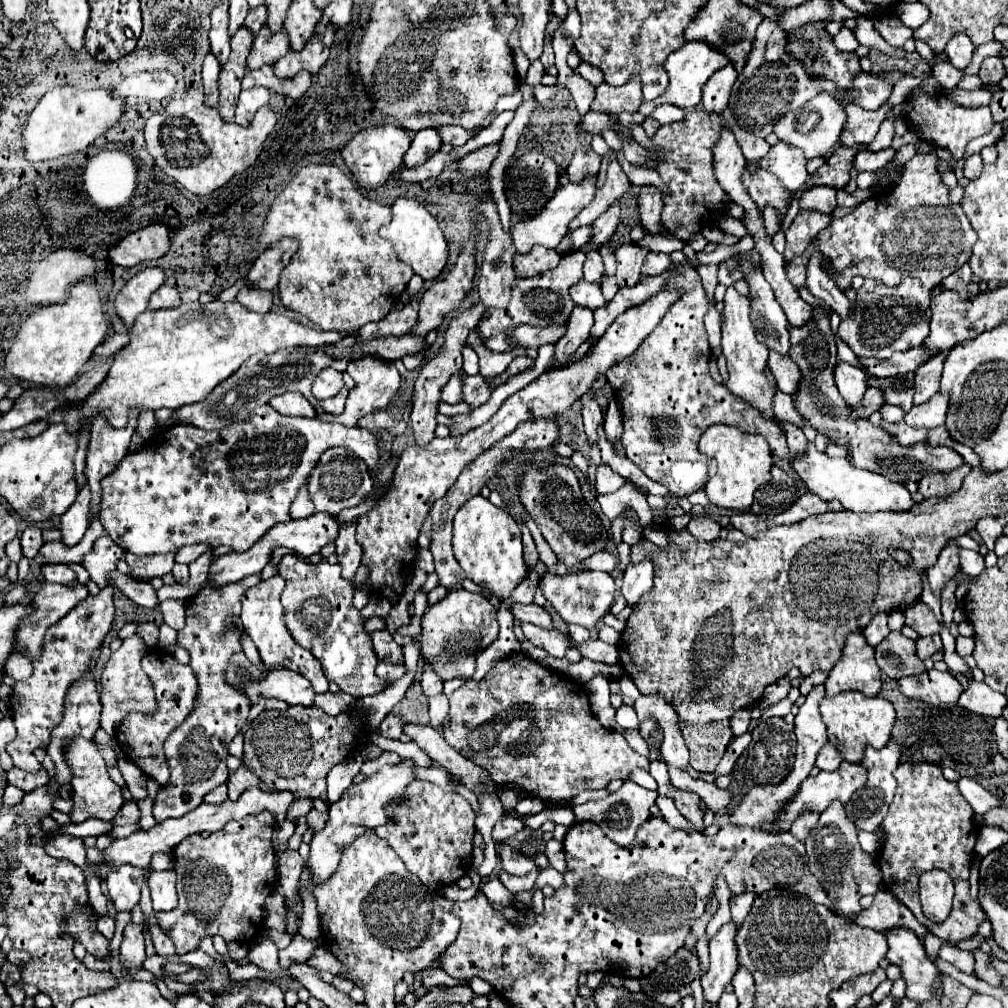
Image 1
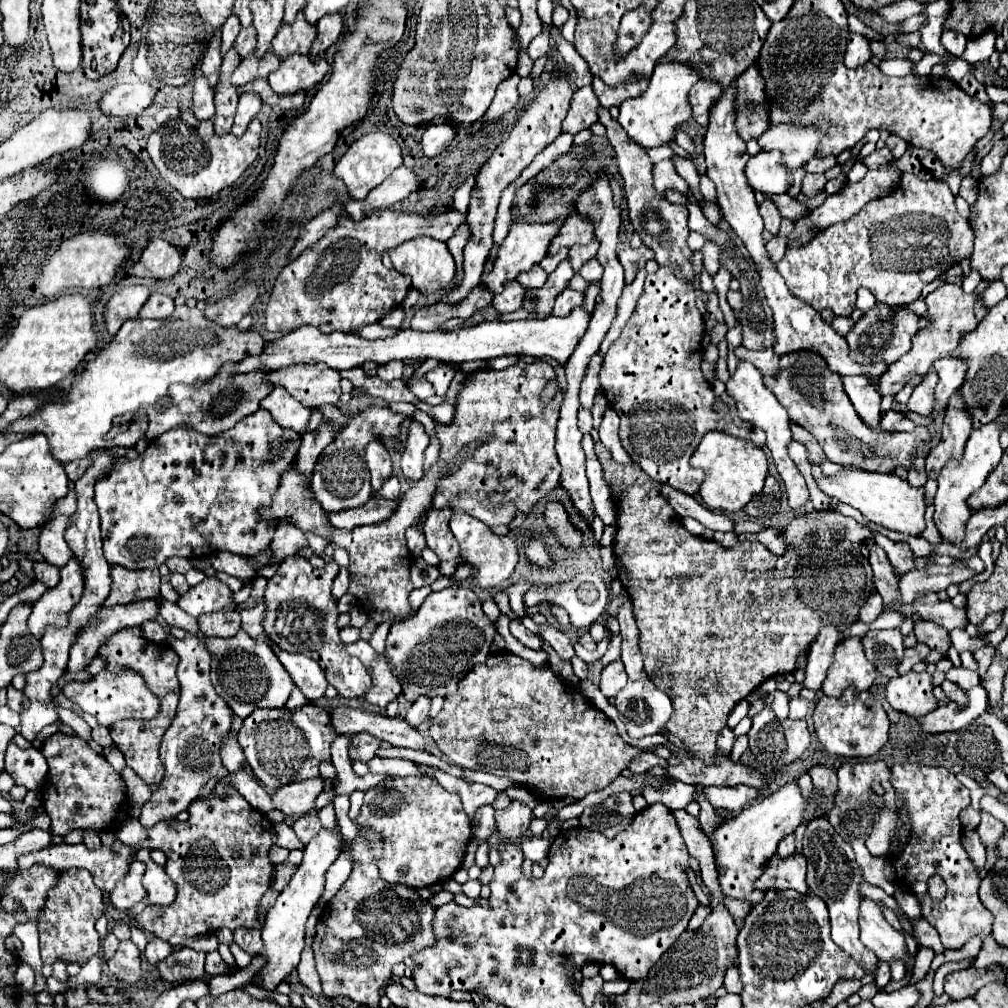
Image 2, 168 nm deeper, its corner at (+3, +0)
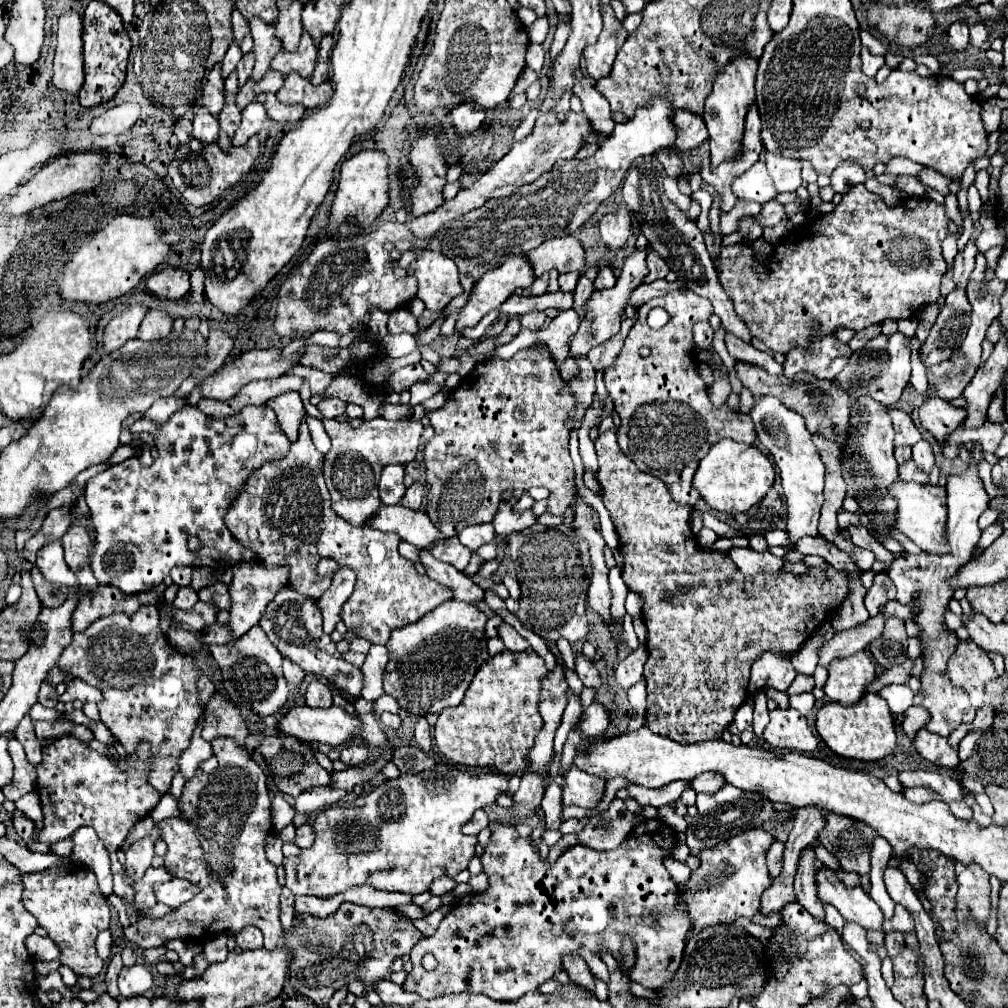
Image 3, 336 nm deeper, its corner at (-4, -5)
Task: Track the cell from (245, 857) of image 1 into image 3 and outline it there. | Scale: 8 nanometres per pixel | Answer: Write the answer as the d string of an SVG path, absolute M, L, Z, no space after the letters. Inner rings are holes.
M217 738L211 742L215 758L219 762L213 774L195 774L185 786L179 800L181 816L159 822L163 840L167 842L165 868L175 878L185 878L199 888L197 896L177 910L165 914L163 918L141 918L123 930L125 938L139 948L157 948L169 940L185 938L213 938L219 934L237 934L245 926L257 926L265 936L265 948L275 948L283 926L279 922L279 894L281 886L277 882L275 864L265 858L265 838L271 830L271 798L267 790L267 778L259 764L249 756L249 752L231 738Z

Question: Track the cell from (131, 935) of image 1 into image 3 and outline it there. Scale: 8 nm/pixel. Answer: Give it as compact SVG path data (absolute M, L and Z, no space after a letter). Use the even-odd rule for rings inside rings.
M135 962L133 966L123 968L119 972L119 990L121 990L123 998L147 994L151 990L151 986L153 986L153 974L141 962Z

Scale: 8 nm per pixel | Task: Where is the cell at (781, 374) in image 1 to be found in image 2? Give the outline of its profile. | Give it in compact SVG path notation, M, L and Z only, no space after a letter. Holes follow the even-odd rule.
M744 345L734 349L736 357L742 361L748 361L752 365L756 365L764 375L774 375L778 371L778 355L772 349L764 349L764 351L750 351Z

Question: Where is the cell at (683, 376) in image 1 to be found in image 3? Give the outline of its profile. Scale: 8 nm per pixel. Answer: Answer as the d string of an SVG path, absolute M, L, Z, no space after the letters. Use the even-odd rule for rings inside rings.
M689 288L671 290L661 298L653 298L649 302L645 302L637 310L637 322L631 328L631 332L627 334L621 354L617 356L613 366L609 366L603 374L607 392L615 404L615 412L621 416L621 430L617 434L617 442L619 442L623 454L629 456L643 472L649 472L649 474L657 476L659 480L663 480L667 484L671 496L679 504L689 504L689 506L695 506L697 500L701 498L699 494L691 492L691 480L693 480L699 460L707 454L711 444L719 442L721 438L733 438L743 444L755 444L755 440L757 440L753 420L747 414L743 414L741 410L731 410L729 406L721 406L721 408L713 406L713 402L709 400L709 394L707 394L707 386L699 376L699 366L697 366L695 352L693 352L693 348L695 348L693 326L695 326L695 322L709 320L711 314L713 314L711 302L707 298L697 296ZM655 306L661 306L669 312L669 322L659 330L653 330L647 324L647 314ZM643 346L647 346L651 350L651 354L645 358L639 352Z

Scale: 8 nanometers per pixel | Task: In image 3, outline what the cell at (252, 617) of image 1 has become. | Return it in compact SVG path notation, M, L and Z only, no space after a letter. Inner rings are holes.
M311 680L305 692L305 700L311 708L329 708L333 704L333 690L321 680Z

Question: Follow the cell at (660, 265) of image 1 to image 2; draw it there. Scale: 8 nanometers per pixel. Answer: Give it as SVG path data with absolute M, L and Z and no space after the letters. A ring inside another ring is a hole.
M640 269L638 275L636 275L636 279L634 279L634 283L630 283L630 285L624 287L624 291L622 291L622 295L620 295L620 299L618 299L618 305L616 305L616 319L614 319L614 323L612 323L612 327L610 327L610 331L608 331L608 335L604 337L604 343L600 345L602 355L606 355L608 347L612 345L612 341L618 339L622 327L624 327L626 321L630 319L630 315L632 315L632 311L634 311L634 307L636 307L636 301L638 301L640 293L642 293L644 279L646 279L646 271Z

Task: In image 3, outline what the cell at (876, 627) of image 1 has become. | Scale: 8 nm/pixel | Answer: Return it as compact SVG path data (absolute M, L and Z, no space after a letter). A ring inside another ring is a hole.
M877 574L873 586L869 588L869 592L865 596L865 606L871 616L877 616L879 606L887 604L893 598L895 598L895 586L891 584L891 578L887 574Z

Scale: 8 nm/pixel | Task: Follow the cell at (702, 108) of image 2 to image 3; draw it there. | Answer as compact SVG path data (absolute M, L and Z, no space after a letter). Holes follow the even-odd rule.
M677 110L675 124L679 126L679 136L675 142L677 150L697 148L701 142L705 142L709 138L703 116L695 116L693 112L687 112L687 110Z

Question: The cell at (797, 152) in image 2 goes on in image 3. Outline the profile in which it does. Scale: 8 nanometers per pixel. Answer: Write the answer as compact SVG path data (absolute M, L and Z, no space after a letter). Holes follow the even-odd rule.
M771 152L765 154L765 164L777 192L795 192L801 186L801 162L799 158L785 158Z

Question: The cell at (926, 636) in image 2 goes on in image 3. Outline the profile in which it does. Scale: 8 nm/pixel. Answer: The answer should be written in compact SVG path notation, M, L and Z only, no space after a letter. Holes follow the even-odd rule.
M967 640L959 642L959 648L947 662L947 674L953 684L961 686L969 694L975 708L983 706L985 682L997 678L991 658L975 642Z

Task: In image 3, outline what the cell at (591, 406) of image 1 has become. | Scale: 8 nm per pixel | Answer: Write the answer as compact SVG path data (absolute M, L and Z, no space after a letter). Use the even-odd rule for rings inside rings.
M627 318L627 320L623 320L621 322L621 330L611 338L611 340L607 340L605 344L599 344L599 346L595 346L593 350L591 350L591 354L587 356L587 360L593 364L593 368L597 370L597 368L609 368L611 364L613 364L613 360L615 360L615 356L621 352L621 348L623 348L623 340L625 340L625 336L627 336L627 332L631 330L631 326L635 324L635 318L631 320L631 318Z

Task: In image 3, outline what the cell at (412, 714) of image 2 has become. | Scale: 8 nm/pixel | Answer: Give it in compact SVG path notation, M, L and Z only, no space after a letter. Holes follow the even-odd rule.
M421 716L419 722L415 724L415 740L423 752L431 750L431 732L429 732L429 724L427 724L425 716Z

